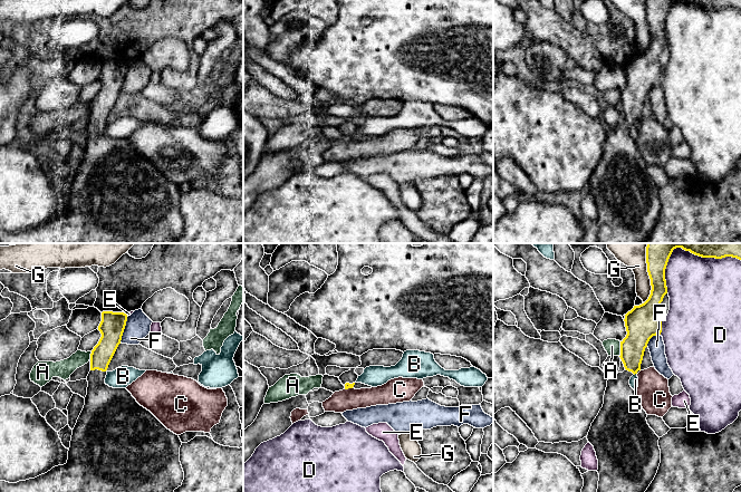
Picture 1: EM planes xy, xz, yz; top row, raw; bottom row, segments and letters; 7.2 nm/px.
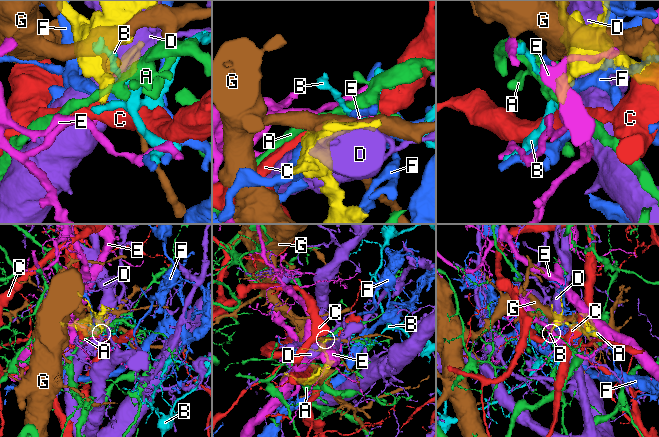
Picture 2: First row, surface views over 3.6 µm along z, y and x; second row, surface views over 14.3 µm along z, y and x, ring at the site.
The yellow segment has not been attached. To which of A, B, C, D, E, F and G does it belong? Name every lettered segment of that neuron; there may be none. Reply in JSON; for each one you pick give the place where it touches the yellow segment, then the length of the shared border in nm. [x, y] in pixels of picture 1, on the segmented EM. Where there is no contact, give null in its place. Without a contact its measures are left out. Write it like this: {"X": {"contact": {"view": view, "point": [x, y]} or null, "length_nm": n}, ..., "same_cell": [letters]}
{"same_cell": []}

